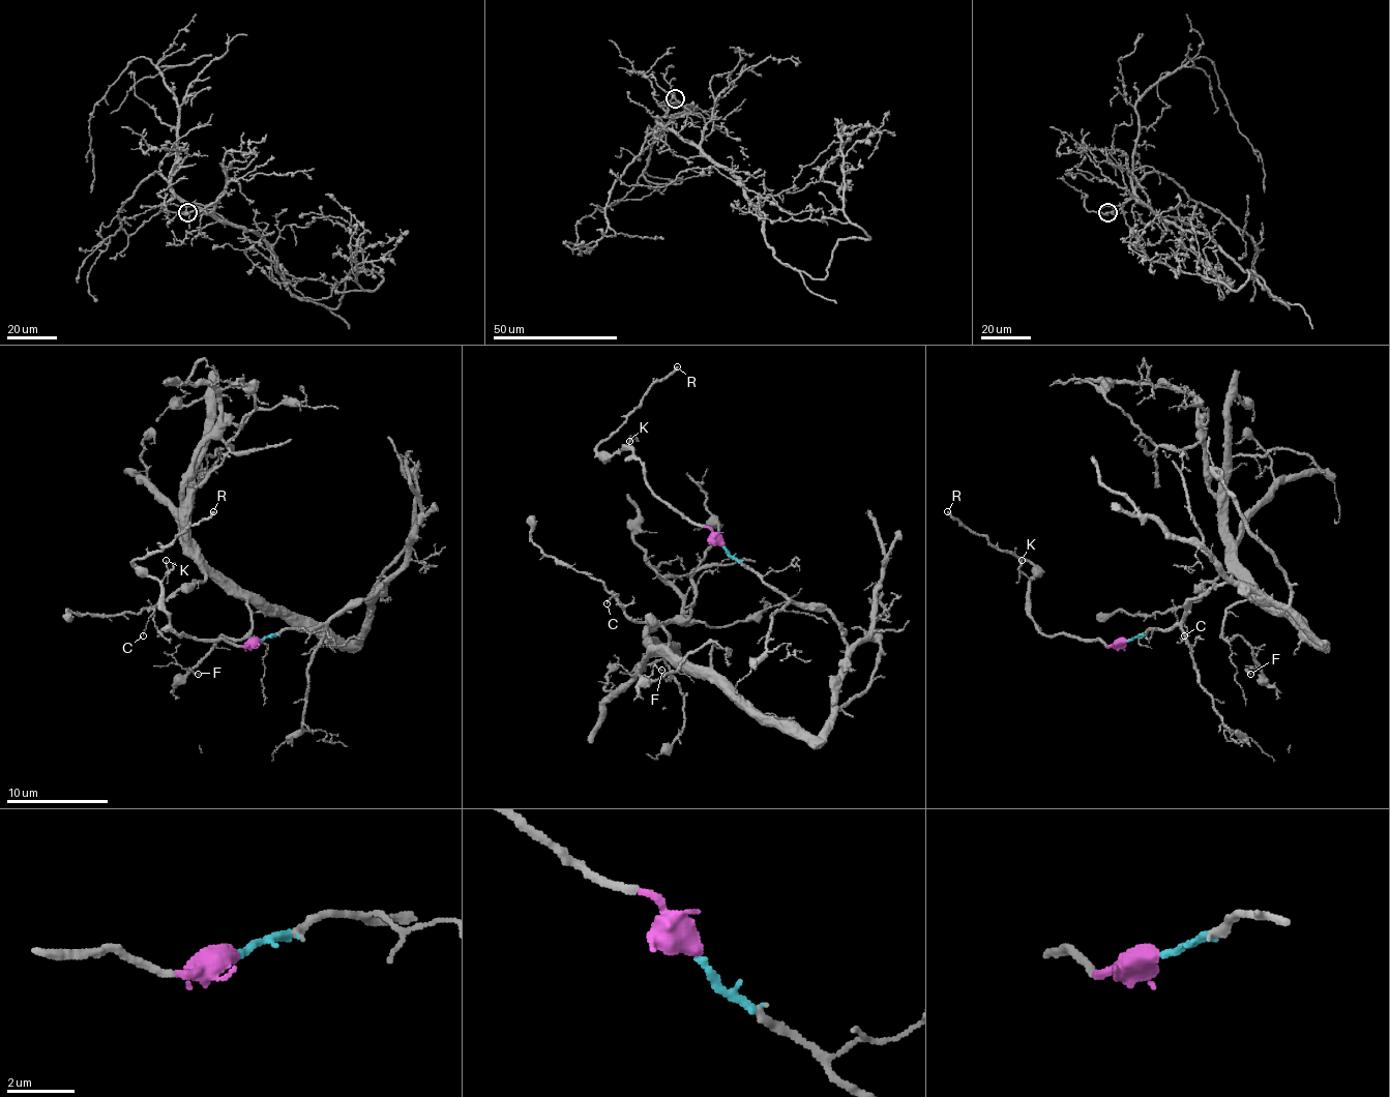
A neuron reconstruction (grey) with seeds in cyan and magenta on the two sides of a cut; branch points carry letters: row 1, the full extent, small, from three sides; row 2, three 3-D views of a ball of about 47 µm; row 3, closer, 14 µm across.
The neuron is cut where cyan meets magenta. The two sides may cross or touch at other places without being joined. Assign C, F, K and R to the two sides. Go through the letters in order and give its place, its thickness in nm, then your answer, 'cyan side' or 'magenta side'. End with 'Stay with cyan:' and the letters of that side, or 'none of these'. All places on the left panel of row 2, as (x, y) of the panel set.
C: (143, 635) | 90 nm | cyan side
F: (198, 674) | 120 nm | cyan side
K: (166, 560) | 110 nm | magenta side
R: (213, 511) | 190 nm | magenta side
Stay with cyan: C, F

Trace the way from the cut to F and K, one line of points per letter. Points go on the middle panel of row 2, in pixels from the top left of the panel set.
F: (720, 546), (820, 605), (844, 639), (838, 710), (795, 738), (713, 670), (713, 641), (662, 670)
K: (720, 544), (706, 527), (683, 519), (654, 494), (647, 483), (642, 466), (626, 447), (629, 440)

